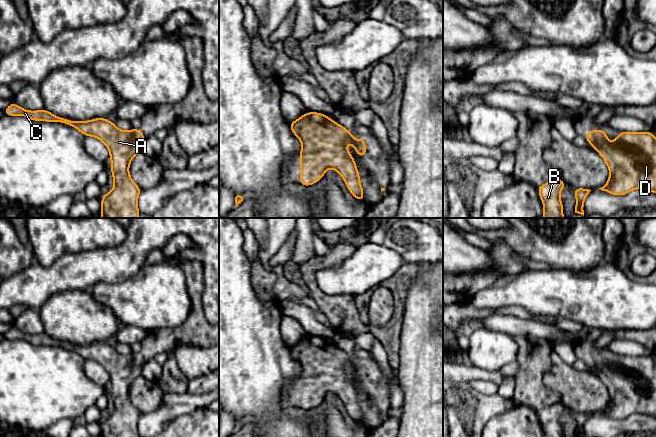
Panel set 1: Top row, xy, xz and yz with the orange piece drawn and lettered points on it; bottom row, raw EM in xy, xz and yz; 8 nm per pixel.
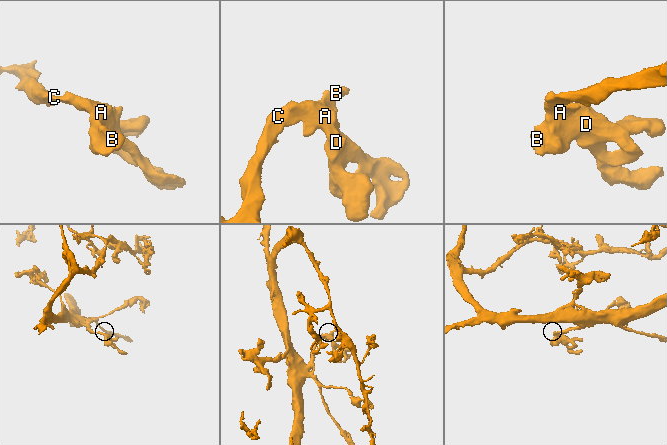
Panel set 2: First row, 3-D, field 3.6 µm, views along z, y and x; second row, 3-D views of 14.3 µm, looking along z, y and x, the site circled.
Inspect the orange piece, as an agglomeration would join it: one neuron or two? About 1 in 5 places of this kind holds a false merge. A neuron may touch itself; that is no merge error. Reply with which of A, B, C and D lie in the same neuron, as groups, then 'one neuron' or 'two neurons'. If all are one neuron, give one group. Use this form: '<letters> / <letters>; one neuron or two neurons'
A B C D; one neuron

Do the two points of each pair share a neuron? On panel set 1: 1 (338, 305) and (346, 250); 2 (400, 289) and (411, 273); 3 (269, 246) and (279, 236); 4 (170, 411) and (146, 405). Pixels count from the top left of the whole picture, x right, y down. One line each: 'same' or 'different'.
1: same
2: same
3: same
4: different

